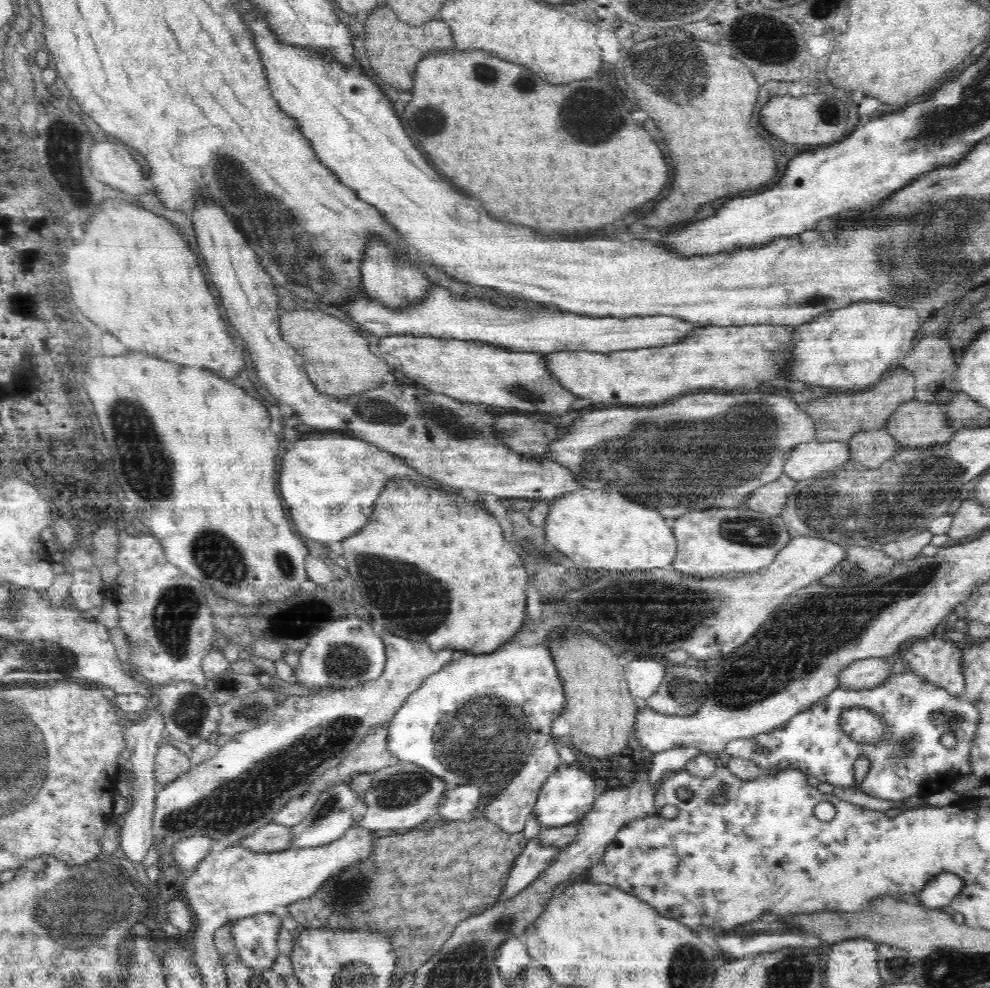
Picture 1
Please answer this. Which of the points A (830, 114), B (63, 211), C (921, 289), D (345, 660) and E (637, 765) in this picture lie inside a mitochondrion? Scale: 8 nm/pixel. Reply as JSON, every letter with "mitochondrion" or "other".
{"A":"other","B":"other","C":"mitochondrion","D":"mitochondrion","E":"other"}

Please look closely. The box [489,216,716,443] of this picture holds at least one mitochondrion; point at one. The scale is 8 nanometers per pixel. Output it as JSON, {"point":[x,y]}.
{"point":[517,391]}

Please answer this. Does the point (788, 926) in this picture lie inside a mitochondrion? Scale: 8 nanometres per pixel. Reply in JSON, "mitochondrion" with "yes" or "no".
{"mitochondrion":"no"}

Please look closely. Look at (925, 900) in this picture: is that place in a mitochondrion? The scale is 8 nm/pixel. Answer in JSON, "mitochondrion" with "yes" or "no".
{"mitochondrion":"no"}

